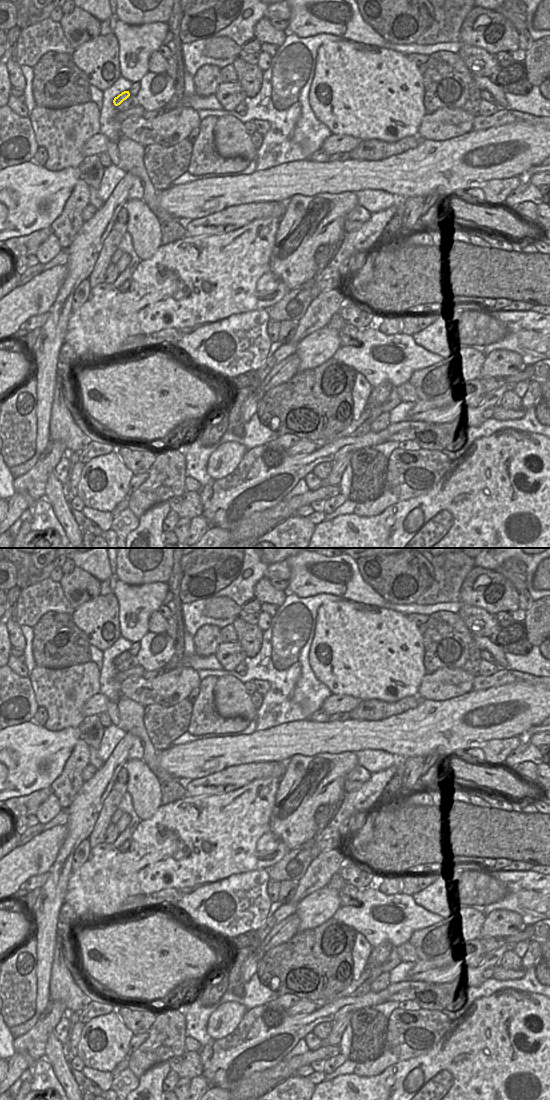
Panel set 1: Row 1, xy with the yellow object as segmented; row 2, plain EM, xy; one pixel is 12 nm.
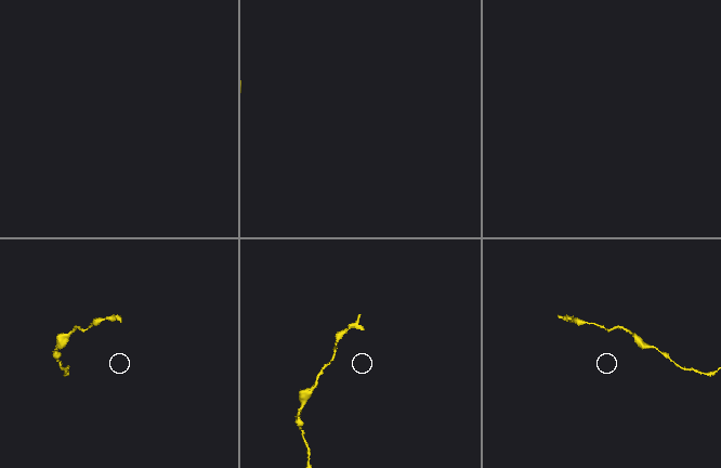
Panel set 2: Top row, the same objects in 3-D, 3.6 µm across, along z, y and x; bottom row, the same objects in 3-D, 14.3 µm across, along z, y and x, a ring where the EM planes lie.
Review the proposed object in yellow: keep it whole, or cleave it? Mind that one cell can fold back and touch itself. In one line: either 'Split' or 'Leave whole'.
Leave whole

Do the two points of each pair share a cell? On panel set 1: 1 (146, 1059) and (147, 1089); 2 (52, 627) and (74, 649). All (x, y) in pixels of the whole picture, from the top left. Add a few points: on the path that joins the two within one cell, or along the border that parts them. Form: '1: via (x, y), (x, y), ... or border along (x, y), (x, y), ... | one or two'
1: border along (166, 1061), (153, 1065), (139, 1079) | two
2: via (61, 630), (70, 632), (70, 640) | one

